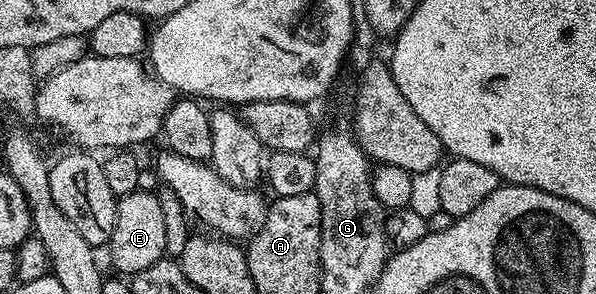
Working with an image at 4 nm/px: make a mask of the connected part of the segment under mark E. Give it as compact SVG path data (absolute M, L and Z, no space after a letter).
M138 189L134 193L126 193L116 200L116 216L114 217L114 233L106 245L106 251L112 254L112 263L119 274L131 277L142 273L142 269L150 269L159 259L165 258L168 247L168 215L164 212L164 203L152 189Z

